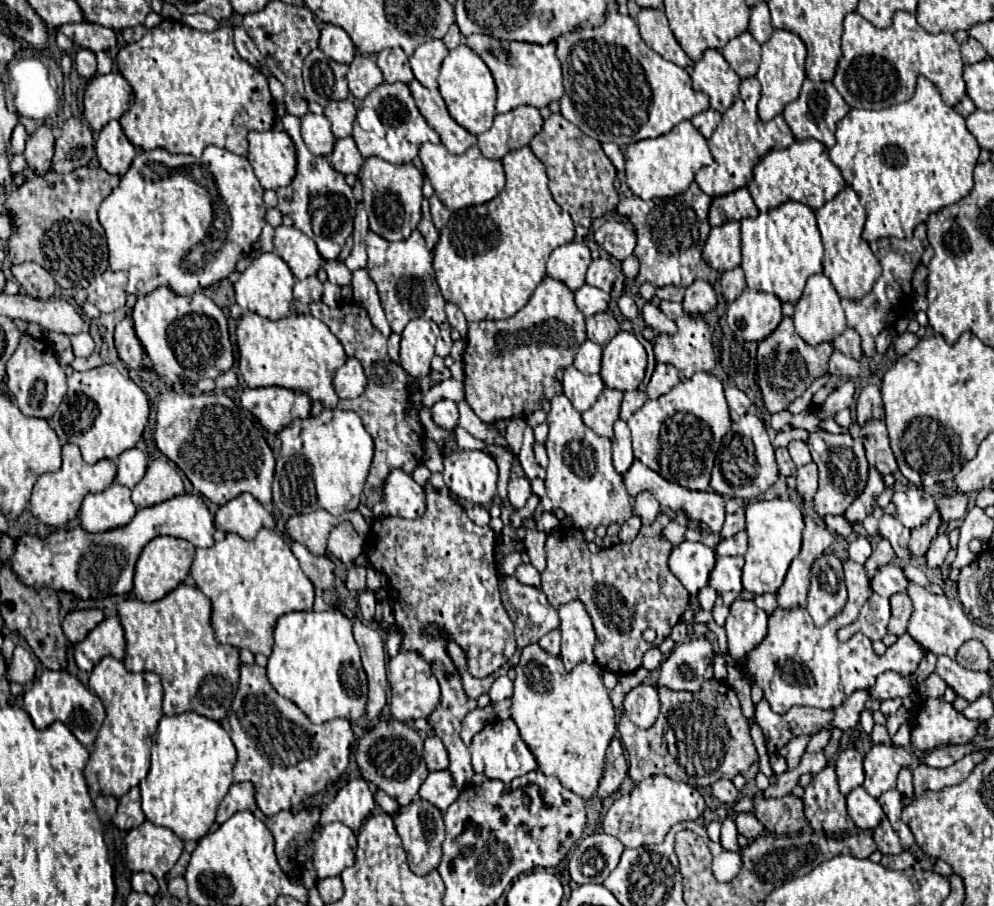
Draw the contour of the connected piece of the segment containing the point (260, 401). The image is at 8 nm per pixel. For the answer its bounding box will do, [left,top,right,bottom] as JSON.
[242,387,312,433]

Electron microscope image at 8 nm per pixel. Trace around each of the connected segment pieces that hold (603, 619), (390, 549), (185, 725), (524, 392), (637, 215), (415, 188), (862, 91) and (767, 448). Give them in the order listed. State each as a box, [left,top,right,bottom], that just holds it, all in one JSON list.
[[542,513,690,675],[364,485,516,789],[142,711,236,841],[462,277,584,423],[616,183,712,287],[362,157,422,241],[832,11,966,109],[710,413,778,499]]

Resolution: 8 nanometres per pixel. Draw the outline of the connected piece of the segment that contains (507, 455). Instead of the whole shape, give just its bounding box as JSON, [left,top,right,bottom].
[486,445,512,506]

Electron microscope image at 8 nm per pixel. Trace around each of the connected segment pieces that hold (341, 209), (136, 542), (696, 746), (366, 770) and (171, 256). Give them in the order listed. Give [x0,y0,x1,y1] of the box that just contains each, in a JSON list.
[[278,113,356,261],[12,495,214,599],[618,679,758,785],[354,719,428,805],[98,147,266,295]]

